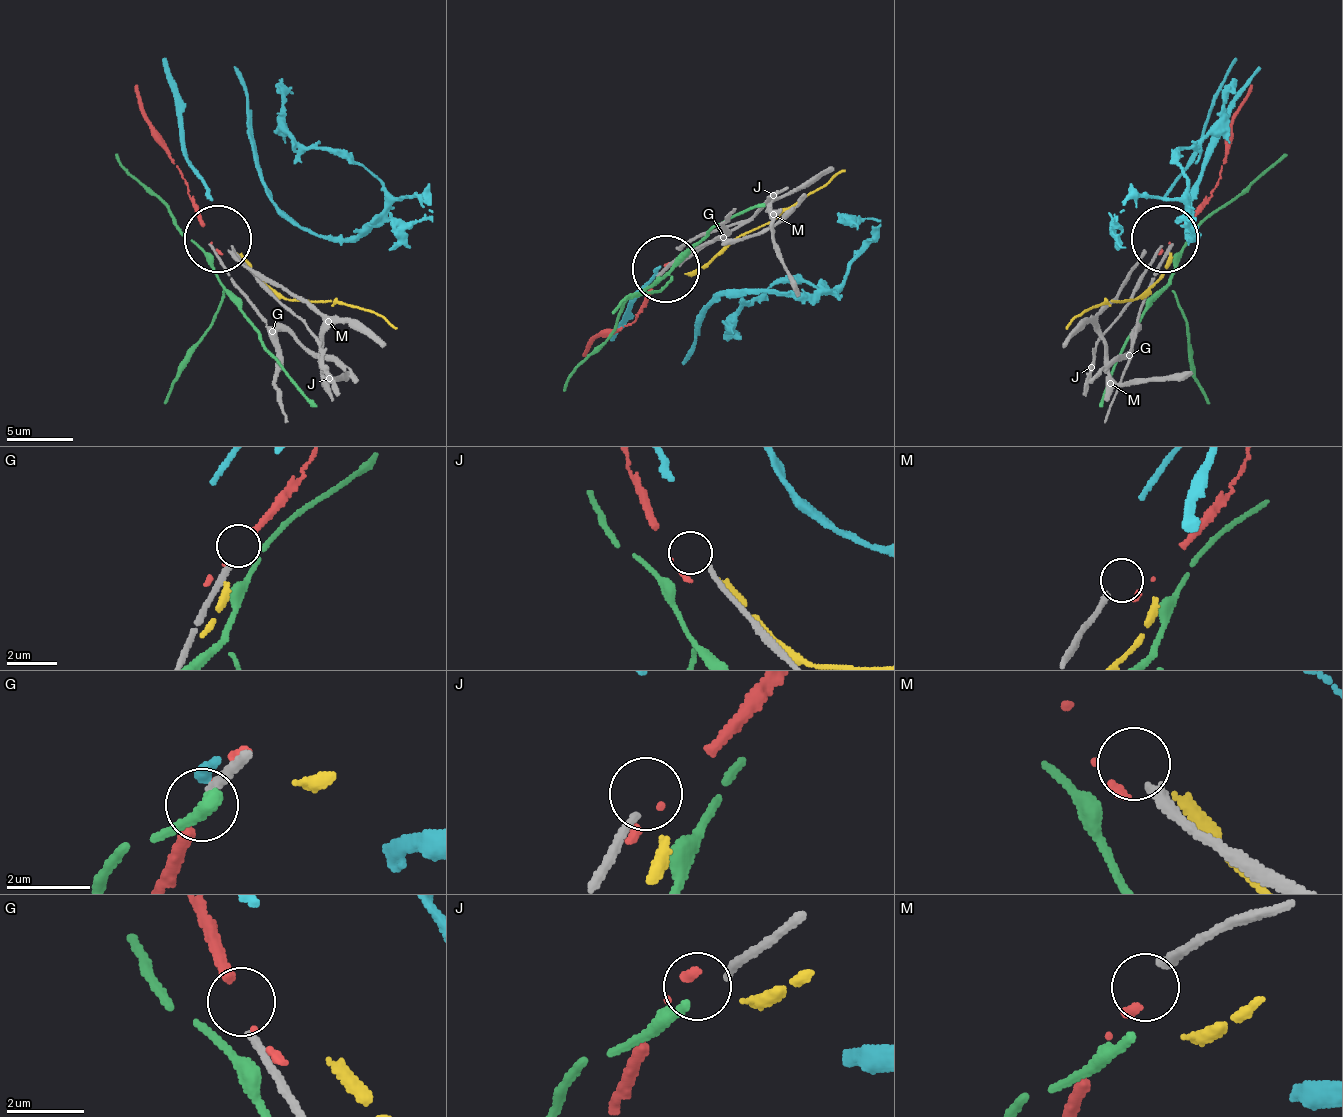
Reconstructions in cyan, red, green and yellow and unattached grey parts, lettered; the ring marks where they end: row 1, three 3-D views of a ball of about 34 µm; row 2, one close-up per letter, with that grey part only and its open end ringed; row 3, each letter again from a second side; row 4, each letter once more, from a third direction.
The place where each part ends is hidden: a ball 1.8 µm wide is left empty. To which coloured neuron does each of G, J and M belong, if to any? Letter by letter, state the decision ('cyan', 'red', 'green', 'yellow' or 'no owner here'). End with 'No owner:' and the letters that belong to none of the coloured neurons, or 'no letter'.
G: no owner here
J: no owner here
M: no owner here
No owner: G, J, M

